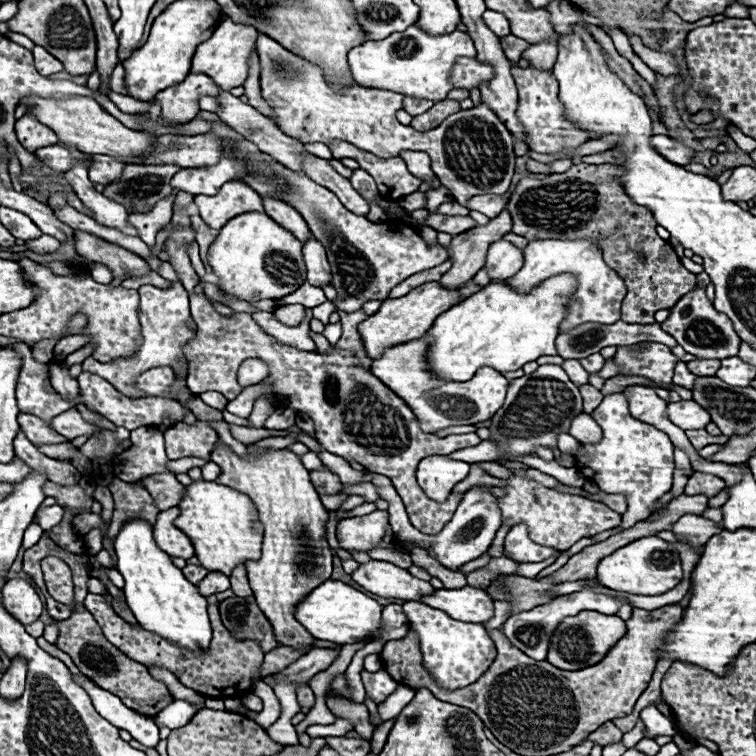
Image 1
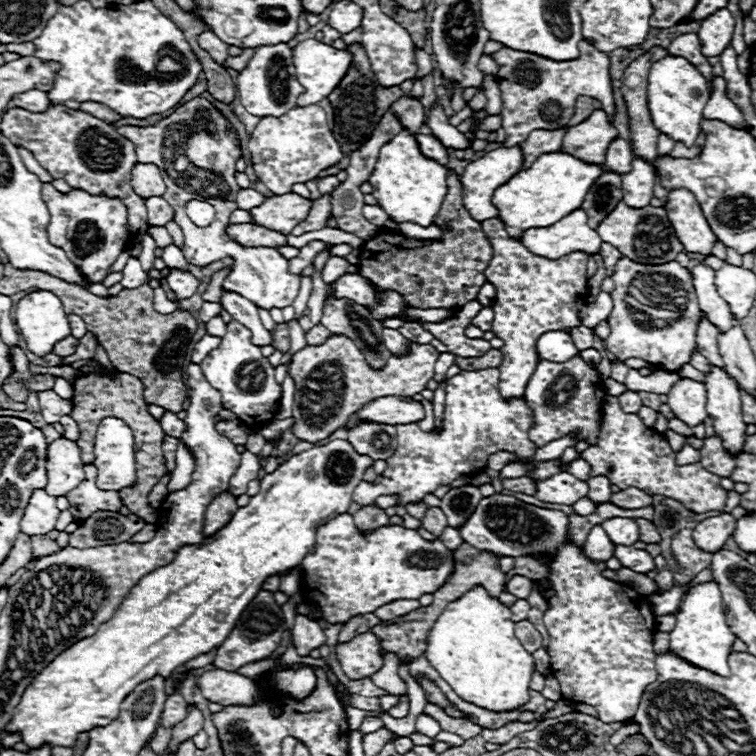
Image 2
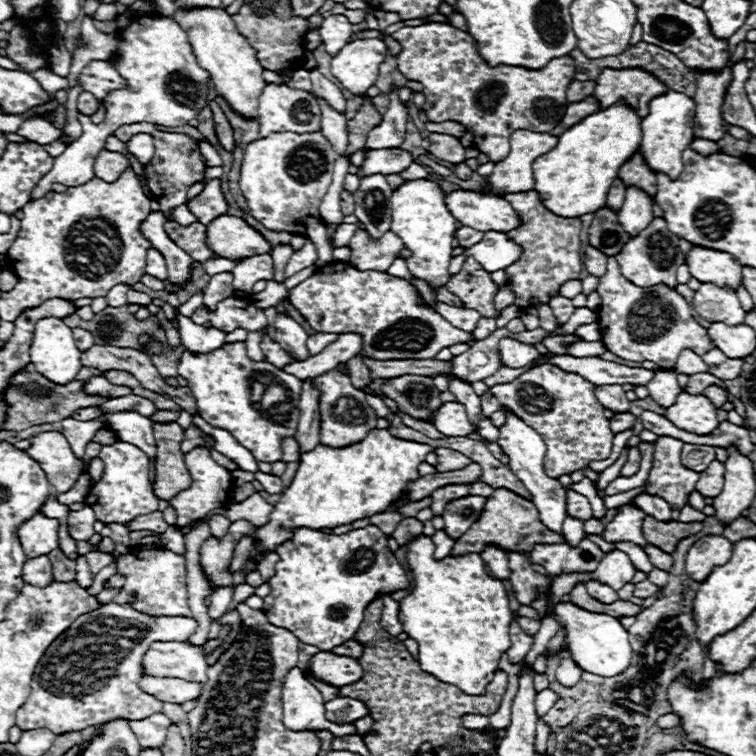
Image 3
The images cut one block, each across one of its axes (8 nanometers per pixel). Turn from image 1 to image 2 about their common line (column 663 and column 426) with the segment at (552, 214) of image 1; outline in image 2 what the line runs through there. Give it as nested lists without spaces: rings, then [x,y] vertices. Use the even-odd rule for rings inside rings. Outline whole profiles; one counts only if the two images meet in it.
[[[452,170],[446,174],[448,192],[434,218],[434,224],[444,232],[436,240],[406,238],[400,232],[378,230],[374,238],[366,240],[360,248],[358,274],[370,280],[378,294],[394,290],[412,308],[446,308],[460,310],[466,302],[476,300],[480,288],[484,286],[484,270],[492,260],[490,242],[482,230],[482,224],[474,220],[462,206],[460,176]]]

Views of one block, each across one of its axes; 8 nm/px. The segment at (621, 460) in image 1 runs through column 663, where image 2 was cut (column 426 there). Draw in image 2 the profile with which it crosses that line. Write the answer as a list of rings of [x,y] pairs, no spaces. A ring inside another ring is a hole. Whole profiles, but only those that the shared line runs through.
[[[484,368],[484,370],[462,370],[460,374],[452,376],[446,384],[446,406],[444,418],[438,432],[424,432],[416,422],[412,424],[398,424],[398,450],[386,462],[386,470],[380,482],[360,482],[354,490],[354,502],[360,506],[372,504],[378,496],[396,496],[396,506],[416,504],[422,502],[424,496],[432,494],[438,486],[448,486],[452,480],[462,476],[472,476],[482,472],[488,466],[488,458],[496,452],[510,452],[516,456],[514,462],[534,458],[538,446],[528,438],[528,432],[534,424],[532,410],[528,408],[524,398],[502,398],[498,392],[498,368]]]

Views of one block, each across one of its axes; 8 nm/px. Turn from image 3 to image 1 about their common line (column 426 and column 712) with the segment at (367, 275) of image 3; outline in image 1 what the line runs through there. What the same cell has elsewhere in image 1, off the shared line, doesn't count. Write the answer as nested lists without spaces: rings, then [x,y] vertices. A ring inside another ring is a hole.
[[[696,288],[692,294],[686,294],[684,298],[680,298],[680,302],[676,302],[676,306],[672,306],[672,314],[666,322],[662,322],[662,330],[668,332],[670,336],[676,338],[676,342],[690,354],[698,356],[698,358],[714,358],[714,360],[722,360],[722,358],[730,358],[738,354],[740,348],[740,338],[734,332],[734,326],[730,322],[730,318],[726,314],[720,314],[714,310],[714,306],[708,302],[706,292]]]

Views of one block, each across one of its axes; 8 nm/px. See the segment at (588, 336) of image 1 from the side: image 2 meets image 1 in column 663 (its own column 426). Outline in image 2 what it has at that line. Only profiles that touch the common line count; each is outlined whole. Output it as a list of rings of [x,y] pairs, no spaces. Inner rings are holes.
[[[404,322],[402,328],[398,328],[400,334],[406,338],[406,340],[414,340],[414,342],[422,342],[422,344],[430,344],[430,340],[434,338],[428,330],[422,328],[422,324],[418,322]]]

